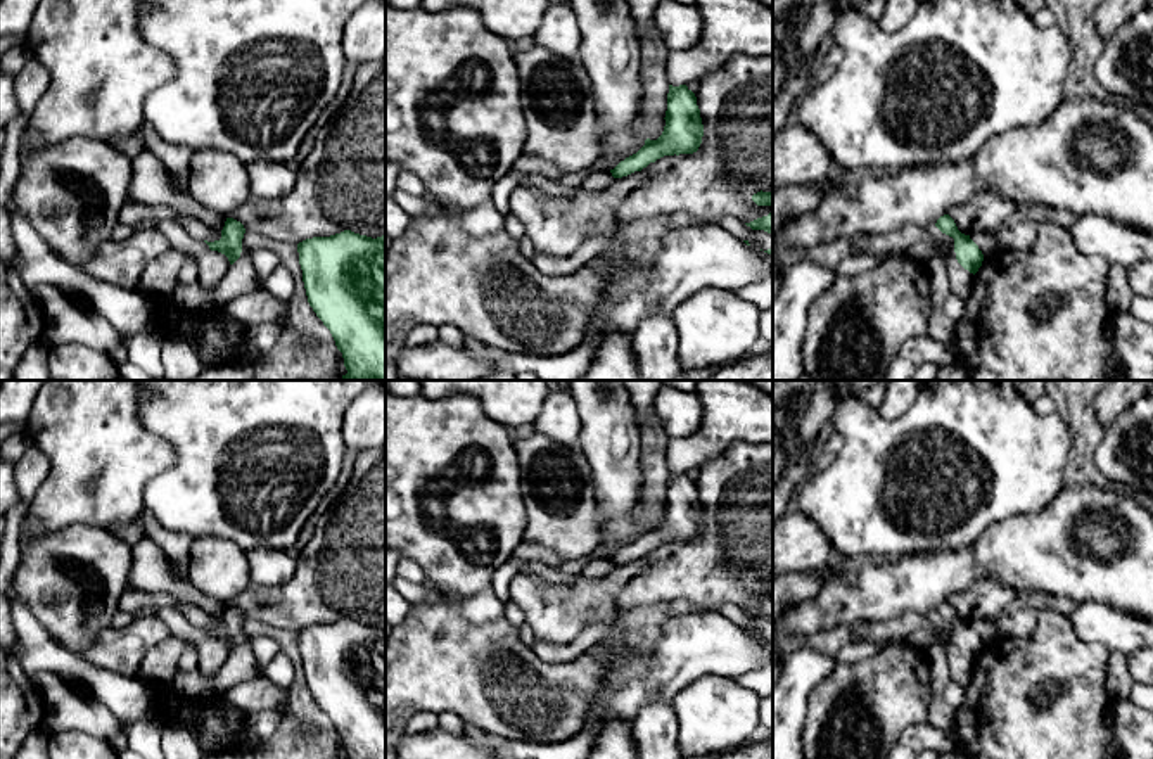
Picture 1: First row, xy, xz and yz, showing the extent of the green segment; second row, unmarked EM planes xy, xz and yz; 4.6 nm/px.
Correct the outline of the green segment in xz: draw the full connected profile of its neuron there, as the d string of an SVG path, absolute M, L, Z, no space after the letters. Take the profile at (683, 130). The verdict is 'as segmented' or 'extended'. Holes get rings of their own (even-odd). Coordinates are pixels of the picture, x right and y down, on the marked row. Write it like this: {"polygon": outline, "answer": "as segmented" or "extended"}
{"polygon": "M669 85L666 126L657 140L645 140L645 145L633 156L610 169L614 178L641 171L650 163L664 156L693 154L698 150L704 137L704 124L695 93L686 86Z", "answer": "as segmented"}

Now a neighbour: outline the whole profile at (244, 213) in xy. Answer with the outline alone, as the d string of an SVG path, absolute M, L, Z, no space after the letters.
M385 57L358 67L349 97L318 130L294 188L278 199L251 197L228 218L240 221L245 232L296 246L344 230L372 239L385 233Z

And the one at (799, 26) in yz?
M773 0L773 138L809 90L812 59L840 14L833 0Z

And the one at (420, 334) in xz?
M418 323L405 335L405 348L415 348L432 341L439 341L439 327Z

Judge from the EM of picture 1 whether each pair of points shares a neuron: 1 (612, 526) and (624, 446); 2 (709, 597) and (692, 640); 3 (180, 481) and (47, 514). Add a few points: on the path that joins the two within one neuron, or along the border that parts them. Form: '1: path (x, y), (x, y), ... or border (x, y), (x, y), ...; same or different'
1: path (617, 507), (617, 465); same
2: border (702, 609), (716, 611); different
3: border (175, 464), (147, 483), (142, 507); different

